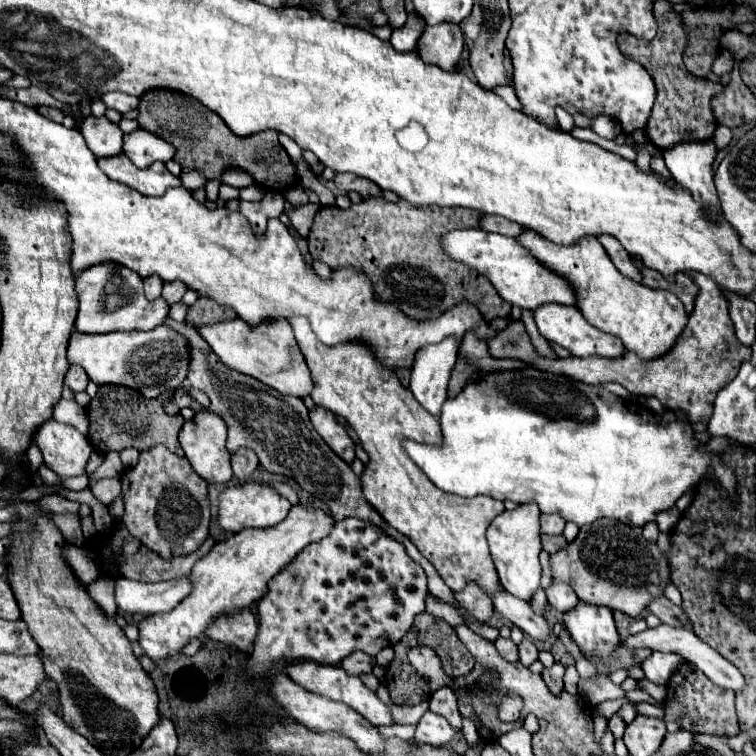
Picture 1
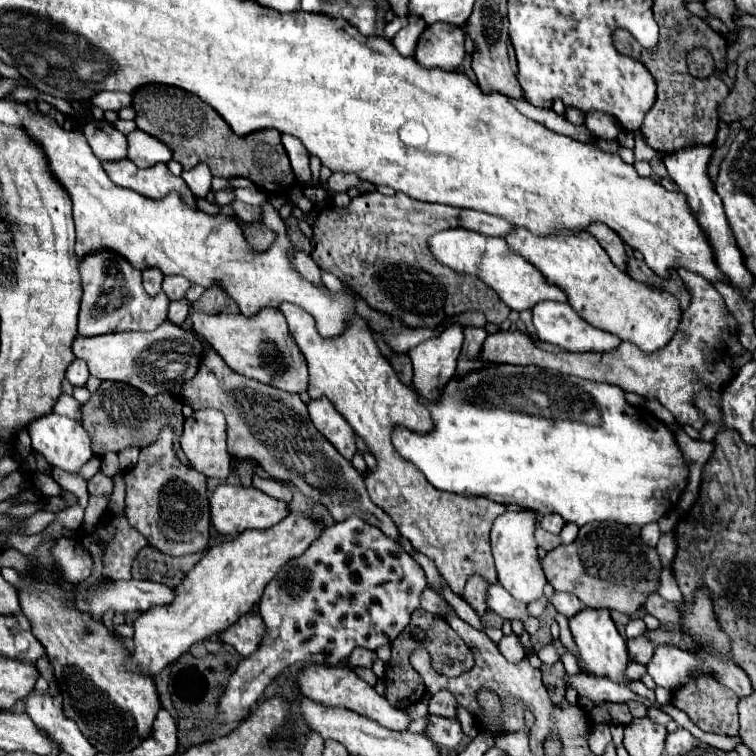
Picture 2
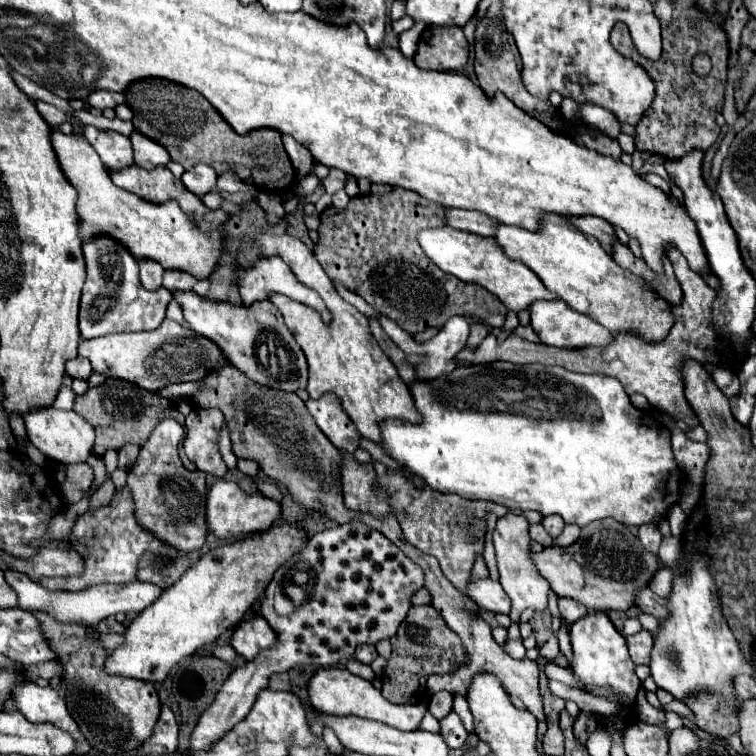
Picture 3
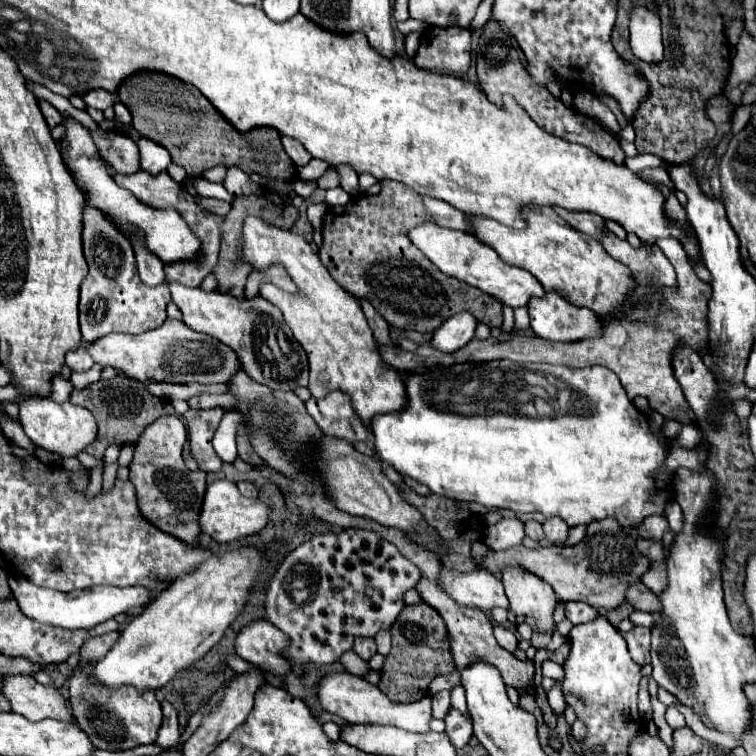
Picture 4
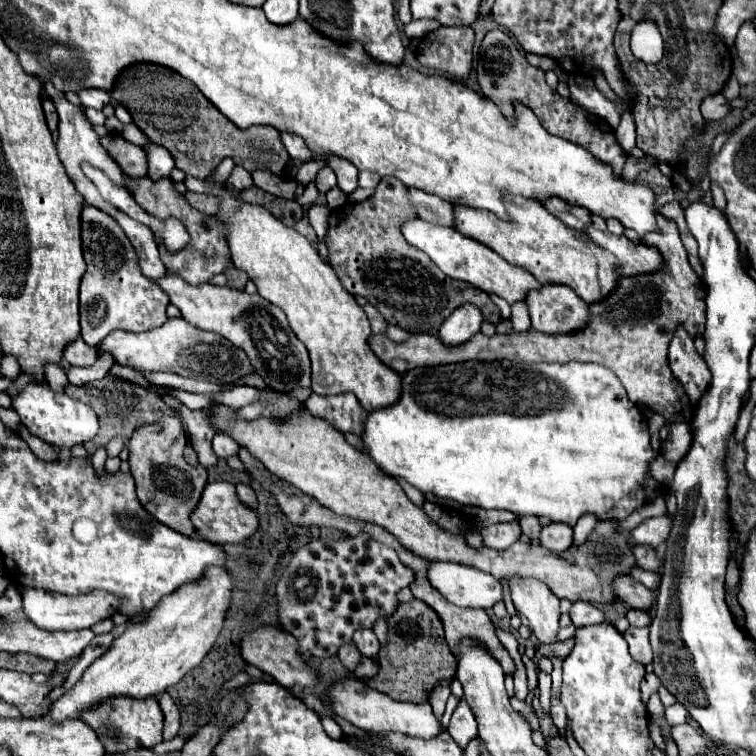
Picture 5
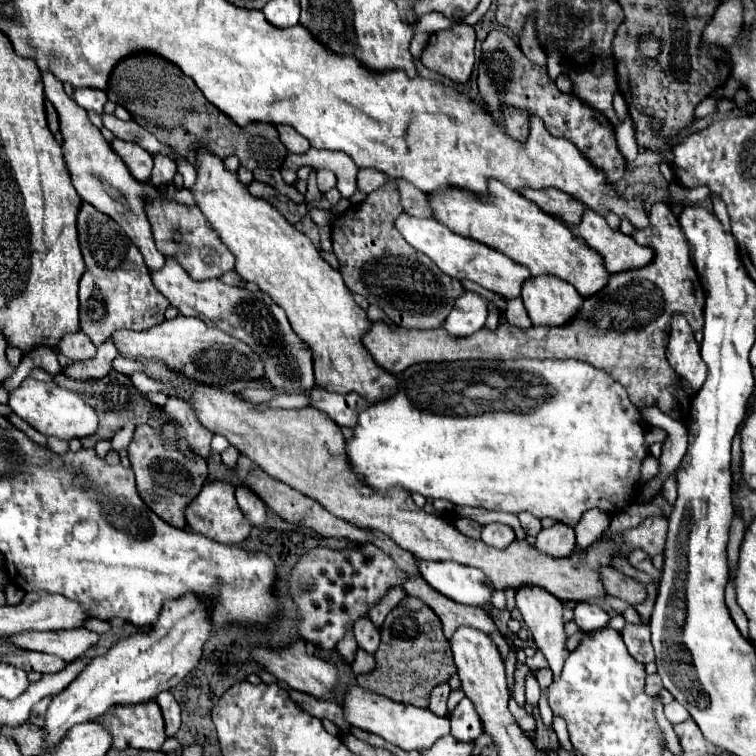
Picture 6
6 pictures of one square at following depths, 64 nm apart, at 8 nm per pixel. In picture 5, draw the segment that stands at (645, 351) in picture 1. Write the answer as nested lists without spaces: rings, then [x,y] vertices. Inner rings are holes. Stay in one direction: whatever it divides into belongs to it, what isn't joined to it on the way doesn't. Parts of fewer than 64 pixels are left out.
[[[504,194],[502,200],[510,220],[496,218],[492,212],[486,210],[474,210],[472,206],[452,204],[456,214],[456,226],[452,228],[468,238],[486,244],[510,264],[526,268],[542,284],[552,282],[570,286],[588,304],[598,302],[608,294],[608,290],[616,286],[620,278],[614,272],[616,258],[612,258],[612,254],[608,254],[606,250],[600,250],[596,244],[588,242],[588,236],[584,232],[576,232],[562,224],[556,216],[546,212],[538,200],[512,194]]]

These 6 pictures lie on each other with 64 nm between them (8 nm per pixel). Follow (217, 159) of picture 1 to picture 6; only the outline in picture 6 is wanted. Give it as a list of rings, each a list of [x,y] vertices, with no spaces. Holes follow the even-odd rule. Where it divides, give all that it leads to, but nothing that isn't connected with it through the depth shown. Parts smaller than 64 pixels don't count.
[[[136,52],[136,54],[142,56],[126,56],[114,66],[106,94],[108,100],[128,108],[132,118],[144,128],[148,128],[160,142],[172,146],[190,162],[194,162],[192,146],[196,144],[196,140],[202,142],[206,140],[208,148],[216,156],[226,158],[234,154],[240,158],[240,164],[248,170],[282,166],[288,150],[278,140],[274,124],[252,122],[248,126],[238,126],[216,106],[206,102],[194,80],[188,78],[176,64],[152,52]]]

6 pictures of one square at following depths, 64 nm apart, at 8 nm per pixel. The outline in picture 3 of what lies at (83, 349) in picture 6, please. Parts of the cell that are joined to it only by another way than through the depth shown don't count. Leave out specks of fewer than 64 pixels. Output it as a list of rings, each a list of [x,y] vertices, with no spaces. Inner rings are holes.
[[[76,356],[76,358],[66,362],[66,372],[72,378],[88,378],[92,374],[92,366],[84,356]]]

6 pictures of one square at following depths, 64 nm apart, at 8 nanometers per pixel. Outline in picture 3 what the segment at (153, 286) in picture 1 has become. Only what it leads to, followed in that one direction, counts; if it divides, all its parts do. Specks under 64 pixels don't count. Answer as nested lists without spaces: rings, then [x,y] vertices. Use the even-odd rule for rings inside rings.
[[[138,258],[138,266],[140,266],[140,280],[142,280],[144,288],[156,290],[162,286],[164,268],[158,262],[152,262],[148,258]]]

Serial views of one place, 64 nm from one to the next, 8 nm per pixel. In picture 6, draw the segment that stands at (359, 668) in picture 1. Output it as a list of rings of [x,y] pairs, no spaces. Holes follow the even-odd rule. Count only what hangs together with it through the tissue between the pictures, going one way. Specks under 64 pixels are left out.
[[[358,618],[356,624],[354,624],[354,636],[358,640],[358,646],[364,648],[366,652],[374,654],[378,650],[378,644],[380,644],[380,632],[378,628],[370,622],[370,618]]]

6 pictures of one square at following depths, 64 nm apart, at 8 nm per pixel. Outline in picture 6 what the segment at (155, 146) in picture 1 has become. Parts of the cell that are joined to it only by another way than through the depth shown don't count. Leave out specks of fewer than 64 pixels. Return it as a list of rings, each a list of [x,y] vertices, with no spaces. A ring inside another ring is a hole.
[[[156,154],[154,156],[154,170],[152,170],[152,176],[150,176],[150,184],[160,188],[160,186],[166,186],[168,182],[172,182],[176,174],[176,162],[168,156],[162,156],[162,154]]]

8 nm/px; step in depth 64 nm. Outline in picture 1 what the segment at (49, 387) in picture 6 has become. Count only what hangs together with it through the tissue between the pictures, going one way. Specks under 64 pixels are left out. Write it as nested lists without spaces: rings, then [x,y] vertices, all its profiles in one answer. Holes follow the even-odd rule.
[[[50,418],[38,426],[32,440],[40,448],[44,464],[58,476],[84,474],[86,462],[92,454],[92,446],[84,434],[74,430],[74,426]]]

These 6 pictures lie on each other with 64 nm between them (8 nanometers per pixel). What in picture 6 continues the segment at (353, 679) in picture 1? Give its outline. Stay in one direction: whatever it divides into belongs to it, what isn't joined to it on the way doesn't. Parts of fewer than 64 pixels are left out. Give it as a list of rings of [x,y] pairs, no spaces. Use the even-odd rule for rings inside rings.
[[[348,686],[346,700],[344,700],[344,714],[352,726],[378,734],[386,742],[390,742],[402,750],[416,750],[416,752],[428,750],[434,746],[434,742],[438,738],[450,734],[448,718],[440,718],[440,716],[432,714],[428,708],[416,708],[416,706],[404,706],[404,704],[392,702],[390,698],[384,698],[380,694],[364,690],[360,686]]]

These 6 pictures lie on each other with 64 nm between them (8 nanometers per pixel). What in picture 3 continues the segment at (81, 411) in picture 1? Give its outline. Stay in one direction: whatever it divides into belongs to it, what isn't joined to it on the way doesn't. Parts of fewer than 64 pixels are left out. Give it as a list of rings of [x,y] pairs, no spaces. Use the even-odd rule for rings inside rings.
[[[60,386],[60,392],[54,400],[54,408],[62,408],[62,410],[70,410],[74,406],[74,392],[70,386]]]

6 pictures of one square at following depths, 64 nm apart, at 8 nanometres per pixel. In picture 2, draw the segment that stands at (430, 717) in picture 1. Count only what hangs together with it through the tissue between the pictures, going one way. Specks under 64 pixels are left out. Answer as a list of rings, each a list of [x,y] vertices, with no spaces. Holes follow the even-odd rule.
[[[442,716],[430,718],[430,726],[428,726],[426,734],[430,734],[432,740],[440,748],[456,748],[464,736],[458,718],[442,718]]]

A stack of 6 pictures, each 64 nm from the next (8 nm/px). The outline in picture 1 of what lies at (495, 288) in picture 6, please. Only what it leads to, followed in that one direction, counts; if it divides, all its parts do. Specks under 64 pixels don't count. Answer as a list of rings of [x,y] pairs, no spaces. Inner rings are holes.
[[[478,228],[454,230],[444,234],[444,238],[440,238],[440,246],[444,254],[452,258],[454,262],[460,262],[484,274],[492,282],[492,286],[498,290],[500,298],[504,298],[512,306],[536,310],[540,304],[546,304],[546,302],[568,304],[568,306],[574,304],[574,292],[568,286],[568,282],[564,282],[560,276],[540,266],[540,262],[536,262],[536,258],[532,258],[514,238],[482,232]]]

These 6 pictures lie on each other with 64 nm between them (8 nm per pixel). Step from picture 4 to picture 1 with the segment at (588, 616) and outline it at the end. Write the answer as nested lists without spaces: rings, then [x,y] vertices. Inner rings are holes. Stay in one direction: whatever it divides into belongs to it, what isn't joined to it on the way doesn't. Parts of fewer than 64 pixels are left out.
[[[552,584],[548,590],[546,590],[546,596],[548,596],[548,602],[552,608],[556,608],[558,612],[566,614],[568,610],[576,608],[576,604],[580,602],[574,594],[574,590],[568,586],[568,584]]]

